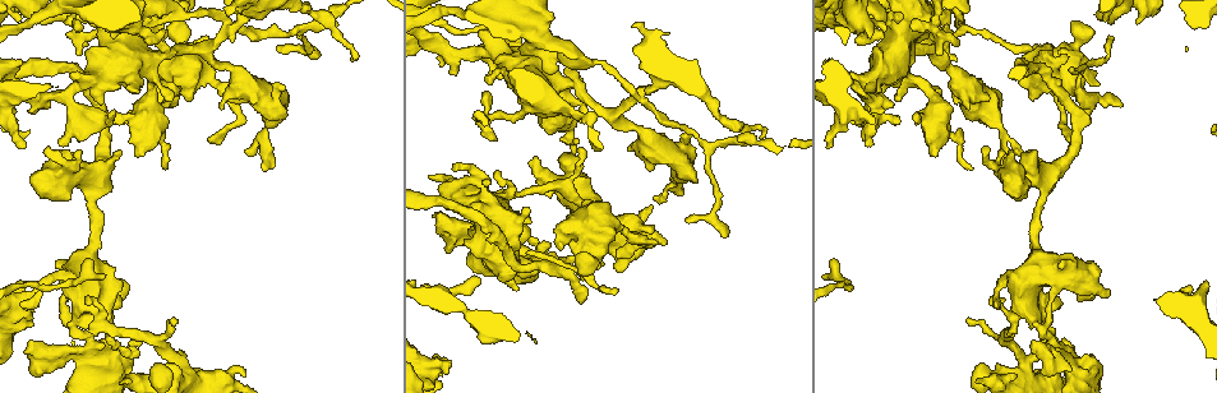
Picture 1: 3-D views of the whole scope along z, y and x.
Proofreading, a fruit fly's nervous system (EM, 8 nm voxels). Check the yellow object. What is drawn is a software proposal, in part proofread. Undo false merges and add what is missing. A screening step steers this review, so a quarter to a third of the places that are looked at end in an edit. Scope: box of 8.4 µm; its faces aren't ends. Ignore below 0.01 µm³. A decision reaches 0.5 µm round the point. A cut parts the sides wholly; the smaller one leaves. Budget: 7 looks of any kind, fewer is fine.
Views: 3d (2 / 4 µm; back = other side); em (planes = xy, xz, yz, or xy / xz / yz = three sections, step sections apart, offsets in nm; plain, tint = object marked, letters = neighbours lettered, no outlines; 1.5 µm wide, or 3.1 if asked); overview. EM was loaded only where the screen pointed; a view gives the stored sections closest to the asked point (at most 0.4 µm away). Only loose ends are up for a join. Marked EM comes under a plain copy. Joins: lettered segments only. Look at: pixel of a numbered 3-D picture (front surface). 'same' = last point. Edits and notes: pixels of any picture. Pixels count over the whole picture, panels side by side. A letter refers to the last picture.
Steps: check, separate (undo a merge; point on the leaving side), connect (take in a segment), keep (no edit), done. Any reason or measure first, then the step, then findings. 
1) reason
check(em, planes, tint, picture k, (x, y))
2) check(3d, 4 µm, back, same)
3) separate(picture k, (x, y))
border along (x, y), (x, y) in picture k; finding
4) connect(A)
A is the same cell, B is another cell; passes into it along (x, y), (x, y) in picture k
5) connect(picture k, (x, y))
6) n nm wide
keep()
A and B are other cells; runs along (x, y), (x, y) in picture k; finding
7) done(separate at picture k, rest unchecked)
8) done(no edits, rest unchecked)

closes a loop
check(3d, 2 µm, picture 1, (877, 37))

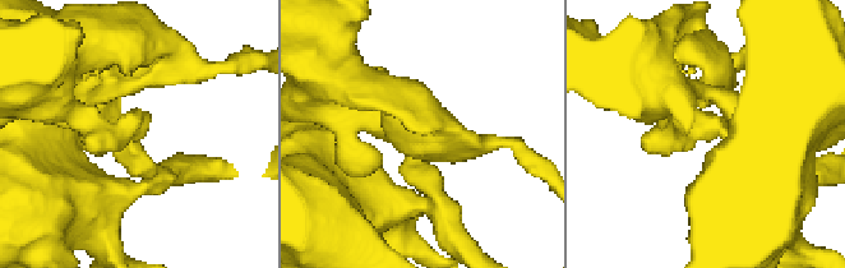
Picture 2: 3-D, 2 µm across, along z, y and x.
now the EM
check(em, planes, letters, picture 2, (136, 130))

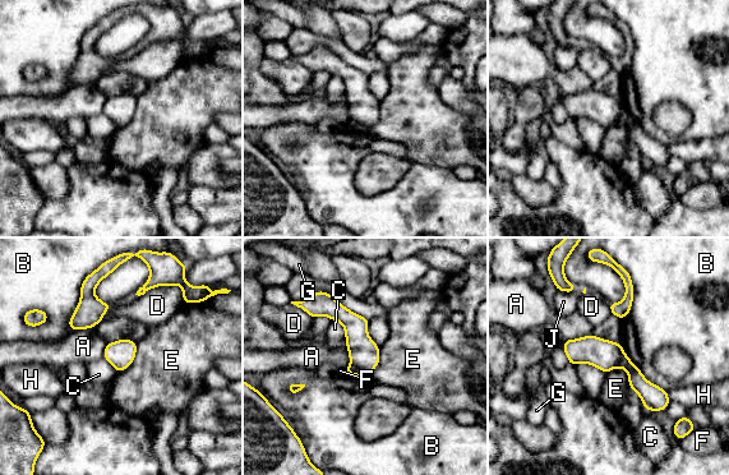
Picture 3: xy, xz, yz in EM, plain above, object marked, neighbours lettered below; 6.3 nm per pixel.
separate(picture 3, (363, 351))
A, B, C, D, E, F, G, H and J are other cells; border along (350, 364), (361, 368), (368, 374) in picture 3; a second cell is stuck on

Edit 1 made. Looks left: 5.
see it whole again
check(overview)

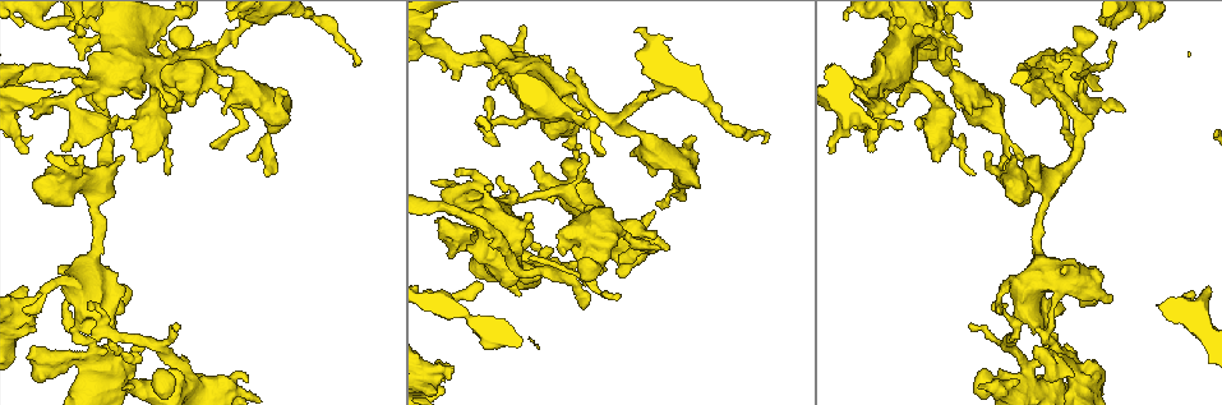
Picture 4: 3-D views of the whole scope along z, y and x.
an open end
check(3d, 2 µm, back, picture 4, (88, 22))

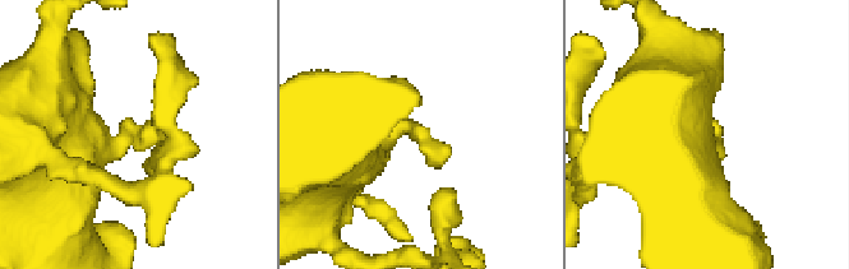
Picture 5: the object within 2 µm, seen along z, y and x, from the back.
check(em, xy, step 4, tint, picture 5, (140, 134))

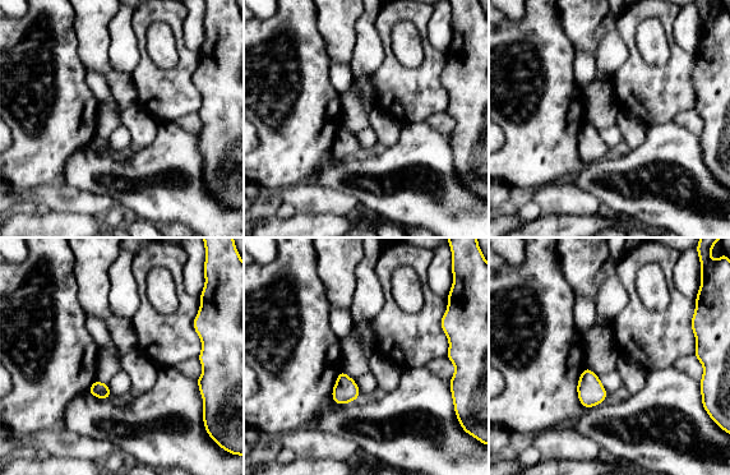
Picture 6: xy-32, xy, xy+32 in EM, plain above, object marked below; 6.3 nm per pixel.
check(em, planes, letters, same)

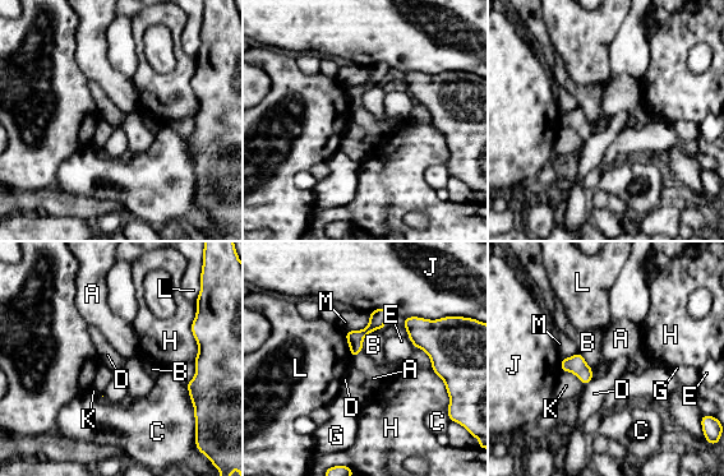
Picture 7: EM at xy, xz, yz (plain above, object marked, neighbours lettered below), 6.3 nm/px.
keep()
A, B, C, D, E, G, H, J, K, L and M are other cells; runs along (384, 312), (355, 341), (354, 351) in picture 7; no lettered segment goes on from it

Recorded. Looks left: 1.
done(separate at picture 3, rest unchecked)

